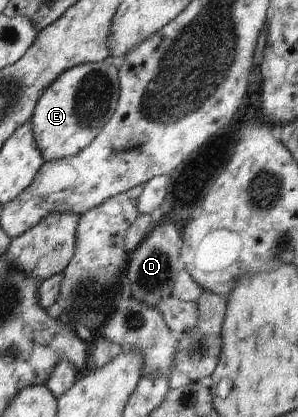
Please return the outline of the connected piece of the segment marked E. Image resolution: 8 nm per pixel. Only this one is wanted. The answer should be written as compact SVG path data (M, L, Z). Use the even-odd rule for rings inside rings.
M110 61L81 63L61 73L37 101L30 119L35 143L45 161L64 159L91 145L118 105L119 71Z

